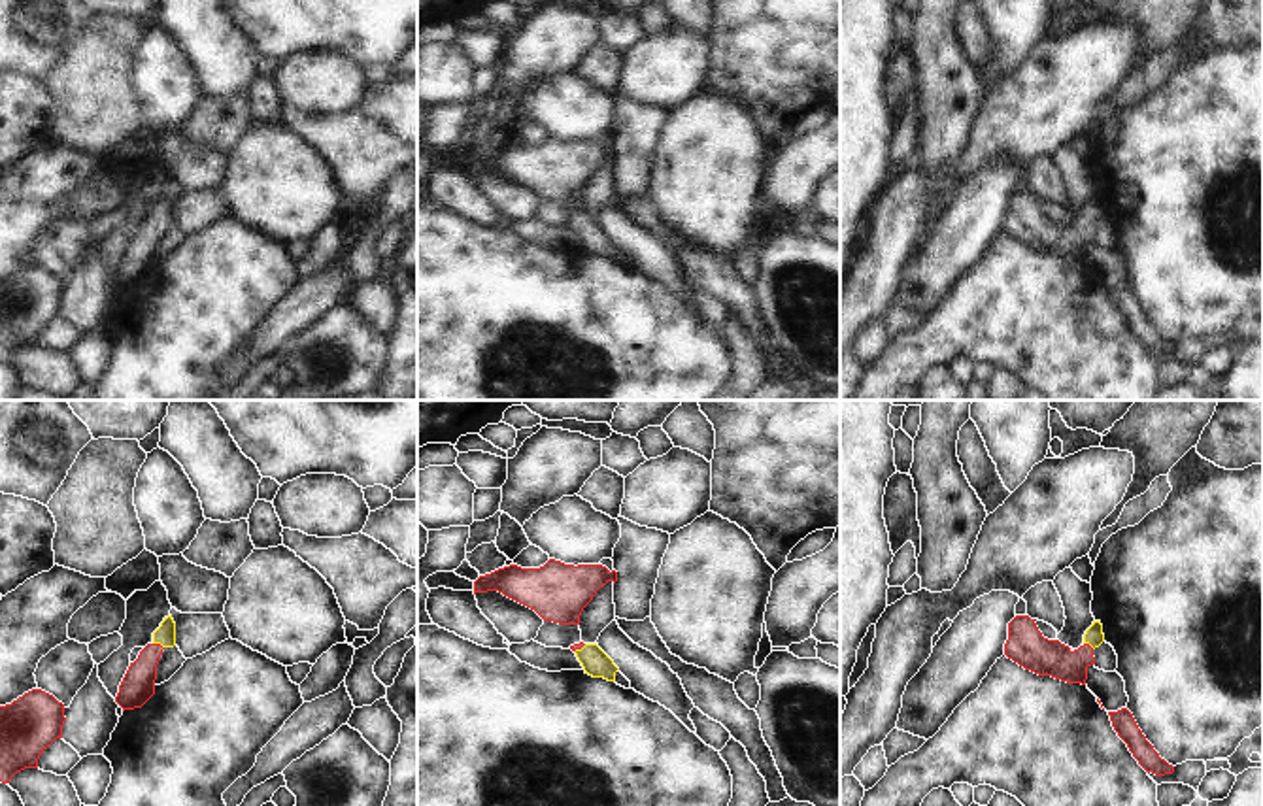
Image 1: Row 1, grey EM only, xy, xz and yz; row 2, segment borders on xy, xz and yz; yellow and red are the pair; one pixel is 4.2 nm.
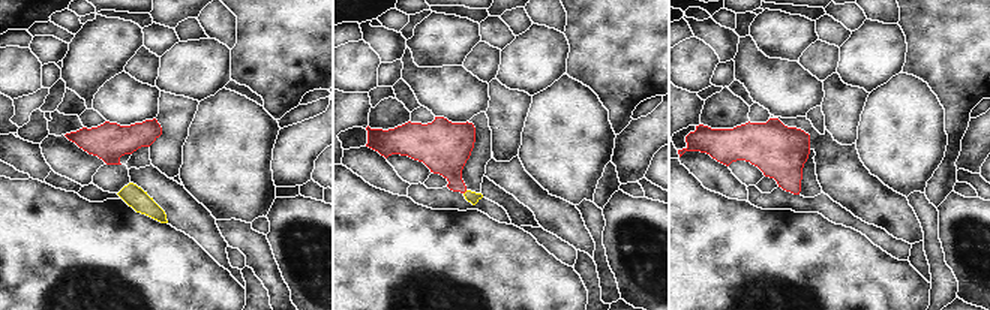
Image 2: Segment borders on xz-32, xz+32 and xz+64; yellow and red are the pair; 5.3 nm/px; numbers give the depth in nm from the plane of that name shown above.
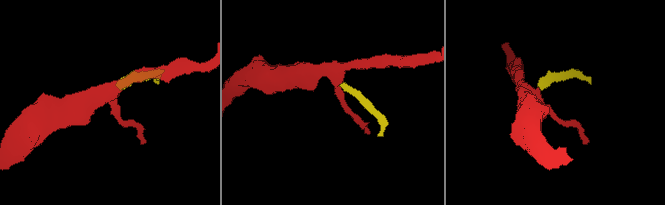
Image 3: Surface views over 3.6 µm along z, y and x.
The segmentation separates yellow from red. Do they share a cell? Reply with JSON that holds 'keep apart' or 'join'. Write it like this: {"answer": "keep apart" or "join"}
{"answer": "join"}

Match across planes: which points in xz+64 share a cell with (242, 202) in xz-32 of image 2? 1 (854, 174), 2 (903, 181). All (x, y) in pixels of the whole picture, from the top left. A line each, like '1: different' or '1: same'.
1: different
2: same

